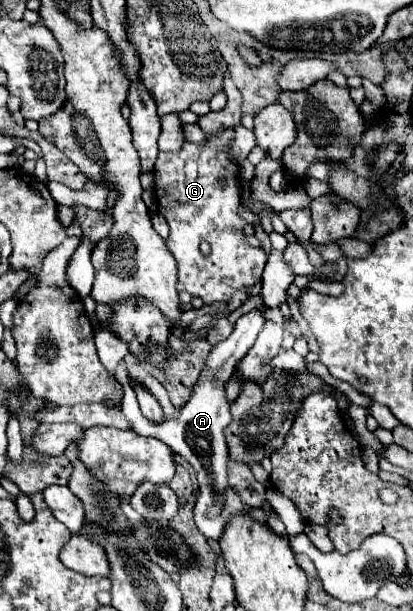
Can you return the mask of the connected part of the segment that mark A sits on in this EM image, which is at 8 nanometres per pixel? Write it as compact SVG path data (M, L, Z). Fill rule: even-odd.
M259 309L241 315L241 319L235 321L233 333L225 341L217 343L211 349L211 353L207 355L205 365L199 373L197 383L195 383L195 389L191 393L191 399L185 403L181 413L177 417L165 417L161 423L149 421L149 419L145 419L145 415L141 415L135 393L129 387L126 366L121 363L116 369L115 377L125 387L125 397L121 401L121 409L123 409L125 417L129 419L129 423L133 425L133 431L143 437L155 437L155 439L167 443L175 453L179 453L195 469L197 479L199 479L199 495L195 501L195 525L207 539L219 539L229 517L245 511L245 505L241 503L239 495L227 483L229 453L227 453L227 443L225 443L223 431L231 423L231 413L229 413L229 399L225 395L225 383L231 379L235 365L253 347L259 331L263 329L263 323L265 323L265 317L263 317L263 311L259 311Z

